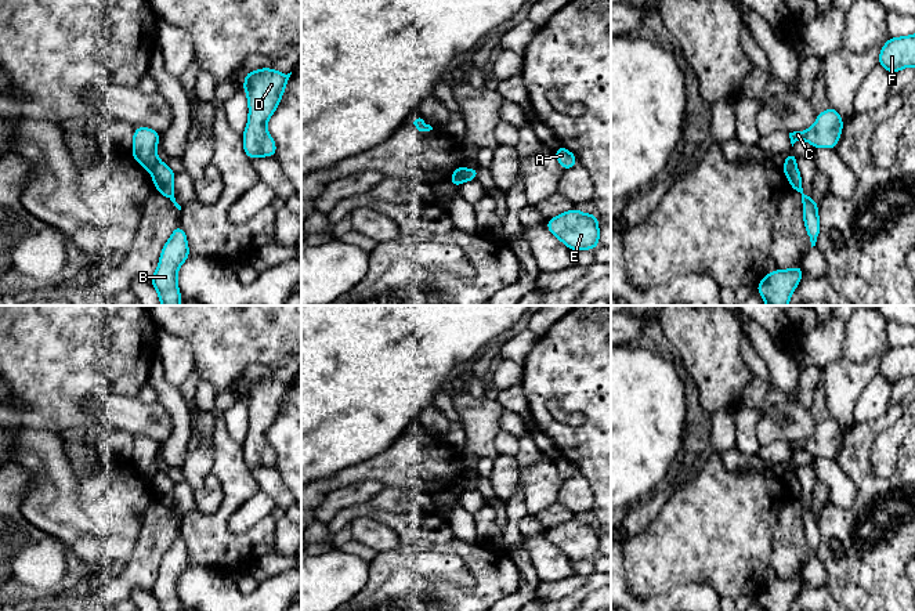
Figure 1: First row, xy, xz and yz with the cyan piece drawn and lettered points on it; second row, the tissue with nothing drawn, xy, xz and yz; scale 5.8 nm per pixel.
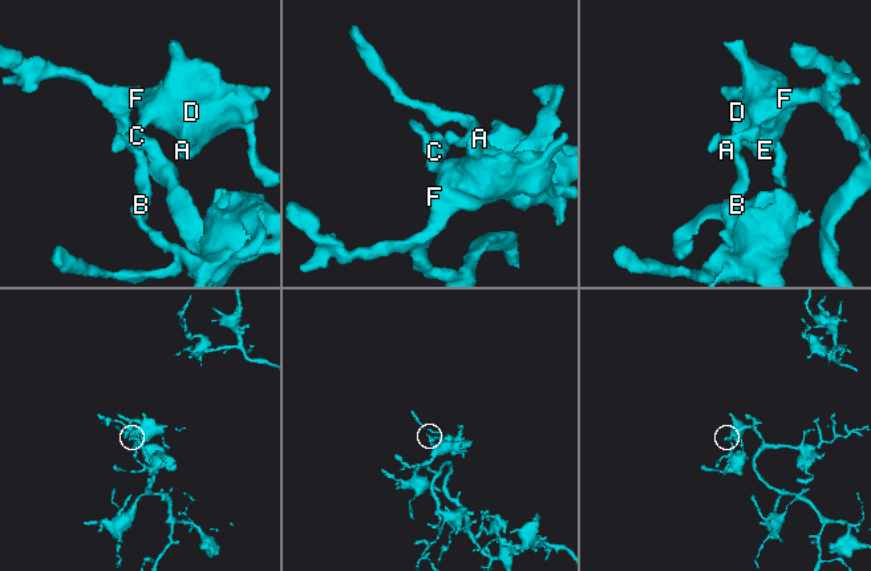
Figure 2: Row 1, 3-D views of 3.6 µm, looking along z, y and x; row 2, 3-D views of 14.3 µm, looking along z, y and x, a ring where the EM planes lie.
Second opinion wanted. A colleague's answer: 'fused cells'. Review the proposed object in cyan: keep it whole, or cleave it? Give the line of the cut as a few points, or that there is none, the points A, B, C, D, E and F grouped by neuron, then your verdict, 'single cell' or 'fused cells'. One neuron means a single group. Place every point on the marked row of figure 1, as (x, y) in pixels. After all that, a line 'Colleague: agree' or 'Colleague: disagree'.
cut xz (465, 170), (466, 180); groups A C D E F / B; fused cells
Colleague: agree

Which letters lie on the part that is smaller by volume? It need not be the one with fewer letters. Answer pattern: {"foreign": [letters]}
{"foreign": ["B"]}

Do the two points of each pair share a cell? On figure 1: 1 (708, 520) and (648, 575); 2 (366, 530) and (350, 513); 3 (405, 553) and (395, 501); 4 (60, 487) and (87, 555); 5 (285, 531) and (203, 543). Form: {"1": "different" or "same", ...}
{"1": "same", "2": "different", "3": "different", "4": "same", "5": "different"}

